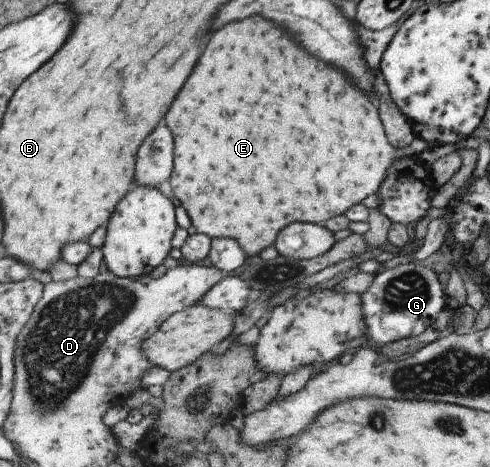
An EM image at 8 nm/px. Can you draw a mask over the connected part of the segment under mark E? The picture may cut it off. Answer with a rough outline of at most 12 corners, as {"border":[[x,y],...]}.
{"border":[[279,25],[223,27],[169,194],[249,257],[377,194],[379,107]]}

